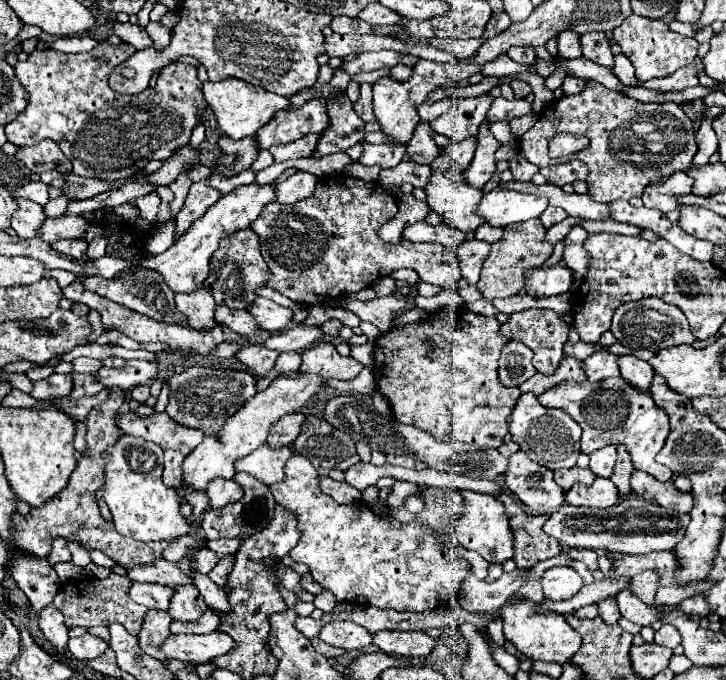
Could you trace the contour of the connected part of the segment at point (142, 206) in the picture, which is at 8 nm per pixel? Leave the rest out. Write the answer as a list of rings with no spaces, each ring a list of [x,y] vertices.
[[[157,192],[142,196],[135,200],[135,204],[140,210],[141,217],[147,221],[151,226],[154,226],[156,222],[156,214],[158,212],[161,199]]]

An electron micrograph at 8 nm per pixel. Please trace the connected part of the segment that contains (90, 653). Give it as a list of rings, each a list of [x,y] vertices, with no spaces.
[[[84,634],[80,638],[70,638],[70,642],[68,642],[68,650],[78,660],[98,658],[98,656],[104,654],[106,648],[108,648],[106,640],[102,640],[98,636],[92,636],[92,634]]]

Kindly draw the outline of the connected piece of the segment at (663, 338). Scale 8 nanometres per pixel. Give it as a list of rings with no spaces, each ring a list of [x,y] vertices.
[[[644,298],[638,302],[628,302],[620,306],[612,318],[612,328],[610,332],[618,338],[620,344],[624,344],[630,350],[646,348],[646,350],[664,350],[670,346],[680,346],[680,344],[694,344],[694,336],[690,332],[686,316],[672,304],[666,304],[660,298]]]

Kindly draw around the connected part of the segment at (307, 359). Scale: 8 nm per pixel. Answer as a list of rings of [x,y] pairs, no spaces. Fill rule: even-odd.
[[[320,342],[310,350],[302,352],[302,366],[300,372],[318,374],[324,378],[338,378],[338,380],[352,380],[360,374],[364,364],[354,360],[352,356],[340,356],[332,344]]]

